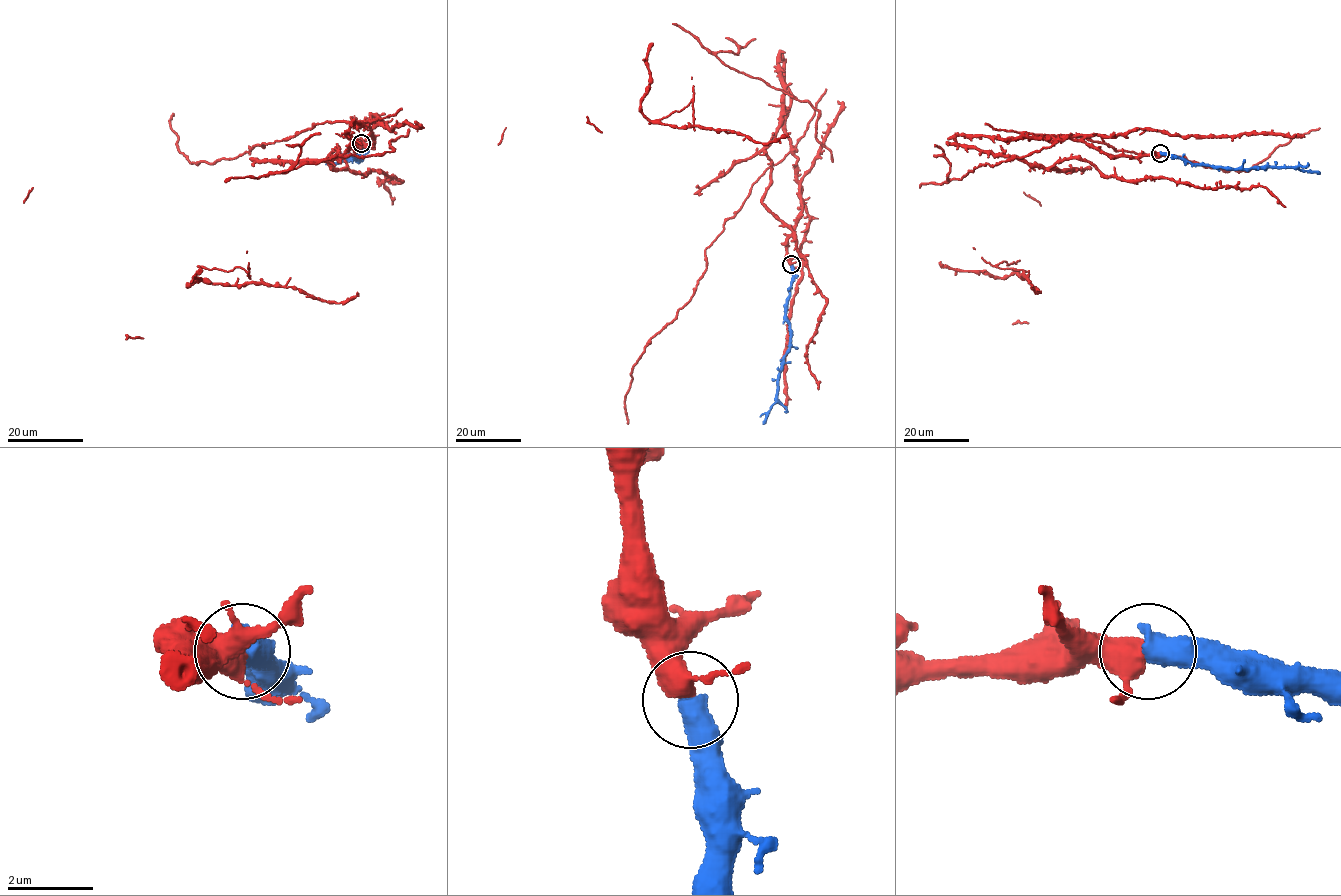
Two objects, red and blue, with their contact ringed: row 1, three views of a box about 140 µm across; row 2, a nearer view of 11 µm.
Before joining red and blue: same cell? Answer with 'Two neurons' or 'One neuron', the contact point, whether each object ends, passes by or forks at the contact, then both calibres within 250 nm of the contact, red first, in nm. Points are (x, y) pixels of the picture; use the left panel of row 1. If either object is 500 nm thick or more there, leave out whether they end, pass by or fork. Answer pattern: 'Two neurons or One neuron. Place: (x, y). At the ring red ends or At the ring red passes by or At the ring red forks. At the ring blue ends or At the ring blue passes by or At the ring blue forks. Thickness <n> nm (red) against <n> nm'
One neuron. Place: (361, 143). Thickness 440 nm (red) against 600 nm

